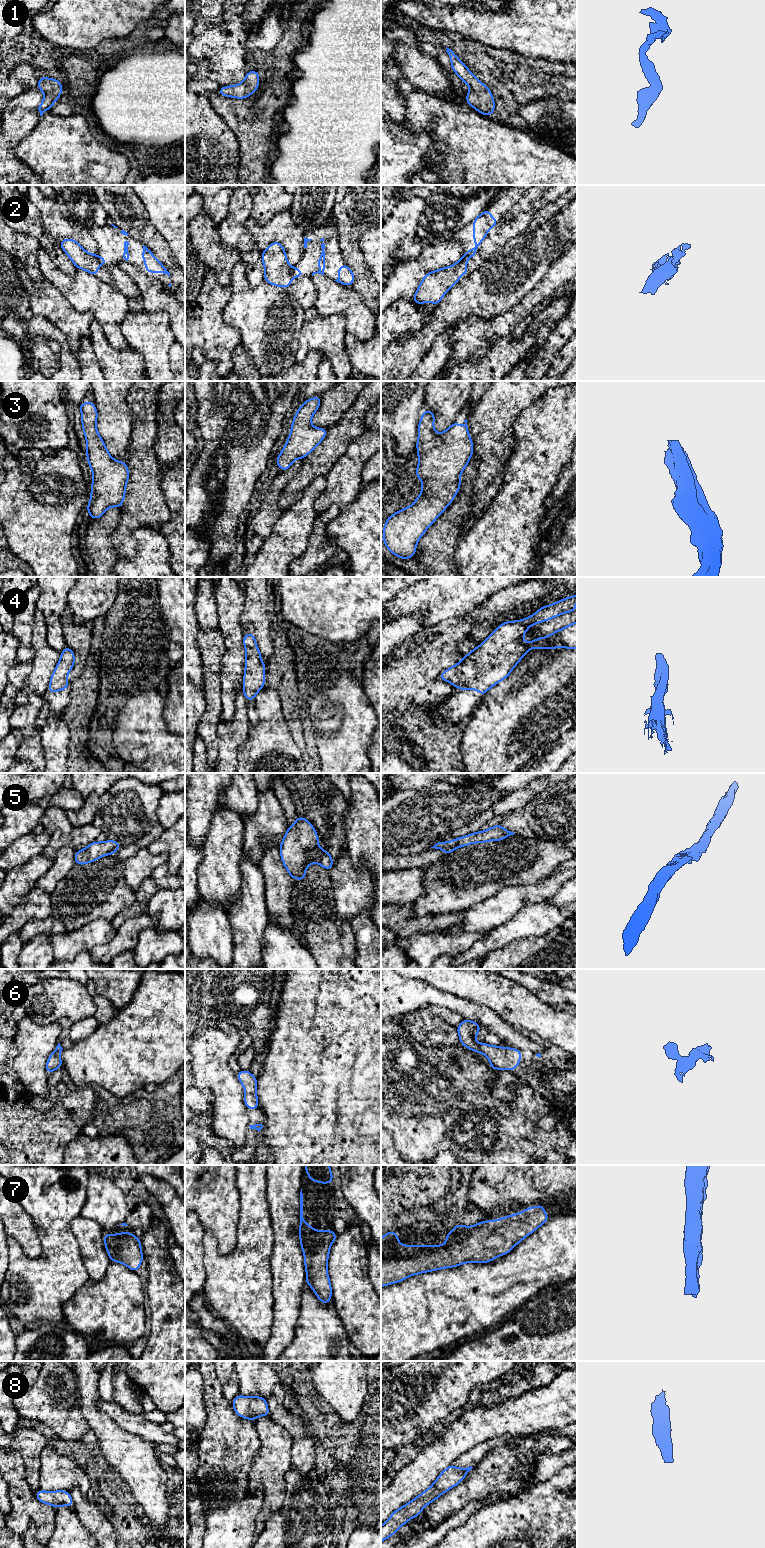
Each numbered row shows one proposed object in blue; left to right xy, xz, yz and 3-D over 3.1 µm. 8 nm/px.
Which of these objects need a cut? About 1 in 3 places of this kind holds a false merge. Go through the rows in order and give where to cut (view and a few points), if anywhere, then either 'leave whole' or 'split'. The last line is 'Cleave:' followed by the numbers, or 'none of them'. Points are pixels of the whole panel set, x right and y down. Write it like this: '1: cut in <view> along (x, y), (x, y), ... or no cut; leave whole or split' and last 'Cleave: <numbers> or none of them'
1: no cut; leave whole
2: cut in xz along (294, 267), (293, 275); split
3: no cut; leave whole
4: no cut; leave whole
5: no cut; leave whole
6: no cut; leave whole
7: no cut; leave whole
8: no cut; leave whole
Cleave: 2

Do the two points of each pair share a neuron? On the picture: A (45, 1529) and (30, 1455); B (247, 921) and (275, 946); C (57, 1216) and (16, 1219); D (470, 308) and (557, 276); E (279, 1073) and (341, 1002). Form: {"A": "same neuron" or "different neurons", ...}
{"A": "different neurons", "B": "different neurons", "C": "different neurons", "D": "different neurons", "E": "same neuron"}

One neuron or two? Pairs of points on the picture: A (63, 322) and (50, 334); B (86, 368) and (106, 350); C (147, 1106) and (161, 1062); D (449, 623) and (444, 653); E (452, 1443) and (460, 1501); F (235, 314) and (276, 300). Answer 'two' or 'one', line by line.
A: two
B: two
C: two
D: one
E: two
F: one

